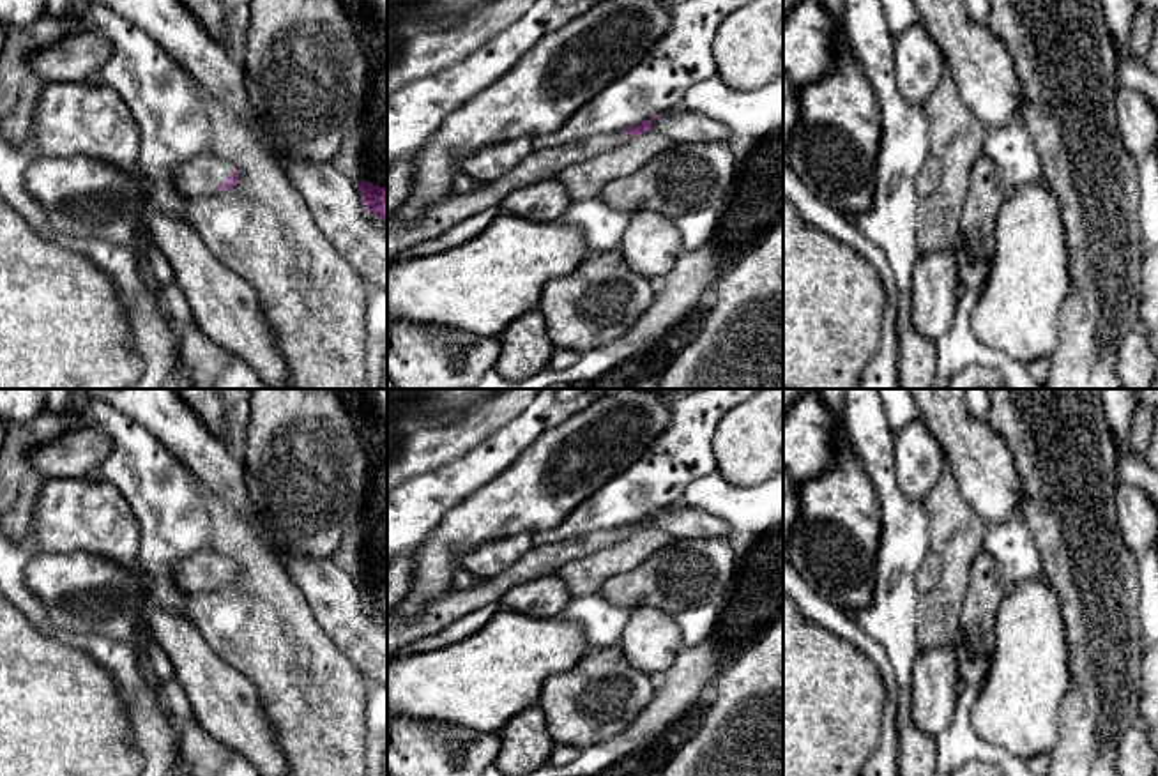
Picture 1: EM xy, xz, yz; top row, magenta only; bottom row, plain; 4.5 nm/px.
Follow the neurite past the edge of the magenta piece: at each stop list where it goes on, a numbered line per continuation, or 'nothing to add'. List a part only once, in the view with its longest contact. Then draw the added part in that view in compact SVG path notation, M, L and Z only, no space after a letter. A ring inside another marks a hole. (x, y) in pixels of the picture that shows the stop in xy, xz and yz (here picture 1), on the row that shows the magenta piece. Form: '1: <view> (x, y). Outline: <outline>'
1: xy (204, 175). Outline: M203 156L177 168L175 186L184 196L205 196L233 173L235 166L216 156Z

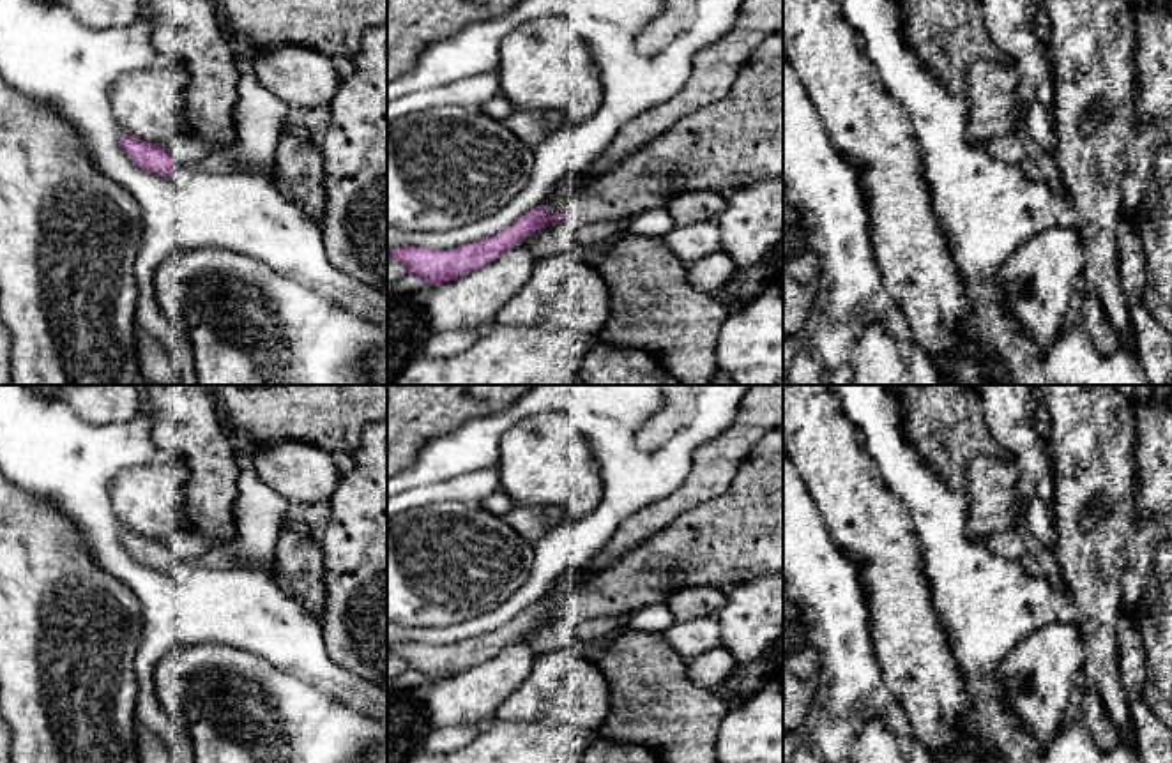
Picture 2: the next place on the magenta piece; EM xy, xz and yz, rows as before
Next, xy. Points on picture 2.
1: xy (184, 149). Outline: M179 132L163 143L173 162L184 166L200 166L209 155L223 150L223 145L202 141L186 132Z

